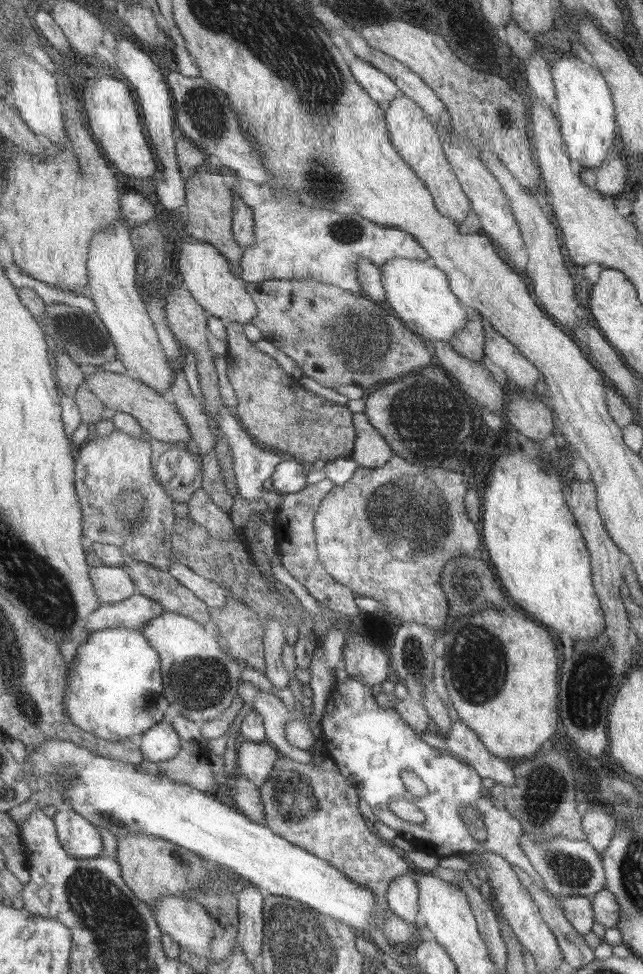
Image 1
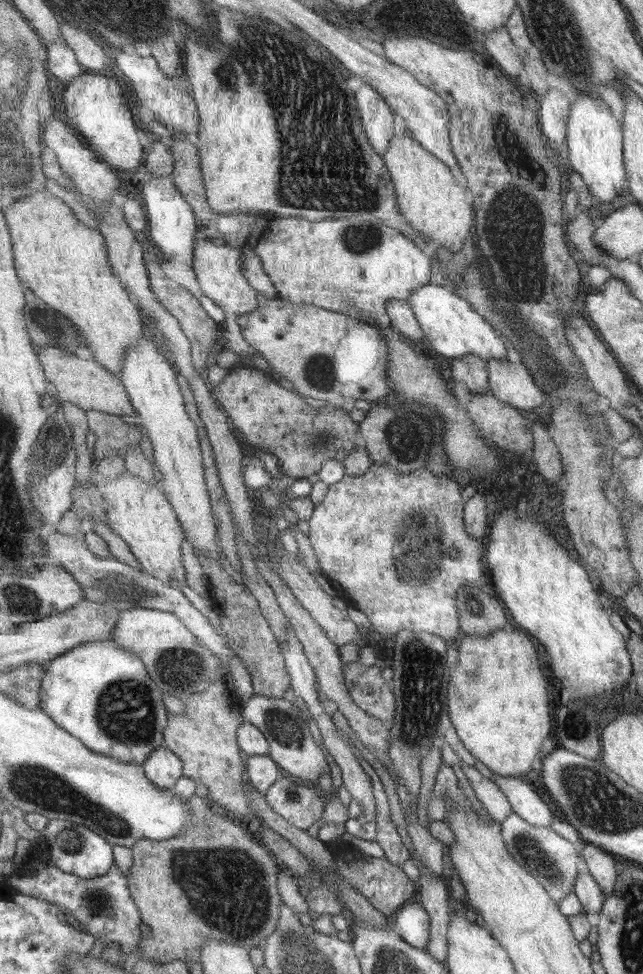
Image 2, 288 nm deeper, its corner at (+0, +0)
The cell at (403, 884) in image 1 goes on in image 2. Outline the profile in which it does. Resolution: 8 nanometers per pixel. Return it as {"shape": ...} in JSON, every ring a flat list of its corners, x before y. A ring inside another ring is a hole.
{"shape":[[407,904,393,918,397,932,415,948,425,950,431,946,431,914,423,904]]}

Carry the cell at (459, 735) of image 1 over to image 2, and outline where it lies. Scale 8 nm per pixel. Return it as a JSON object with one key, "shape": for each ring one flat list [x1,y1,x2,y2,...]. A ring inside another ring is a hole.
{"shape":[[493,774,493,780,495,780,495,784,501,786,501,790,511,800,515,814,519,814,521,818,525,818,527,822,531,822,535,826,551,828,553,810,543,800,543,794,537,794,539,790,535,790,531,784,523,782,521,778,503,778,503,776]]}

